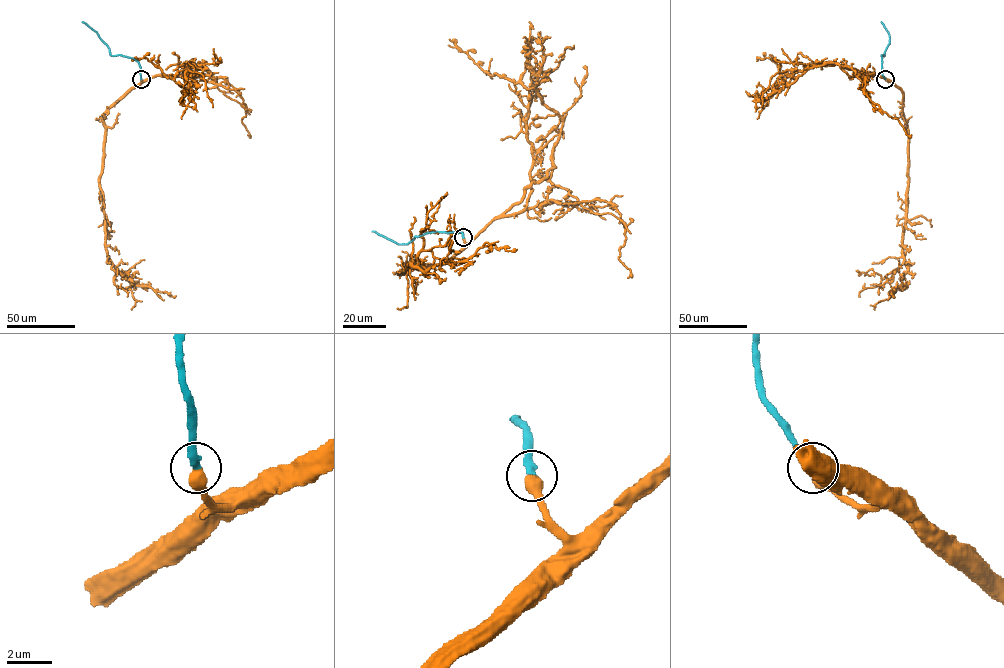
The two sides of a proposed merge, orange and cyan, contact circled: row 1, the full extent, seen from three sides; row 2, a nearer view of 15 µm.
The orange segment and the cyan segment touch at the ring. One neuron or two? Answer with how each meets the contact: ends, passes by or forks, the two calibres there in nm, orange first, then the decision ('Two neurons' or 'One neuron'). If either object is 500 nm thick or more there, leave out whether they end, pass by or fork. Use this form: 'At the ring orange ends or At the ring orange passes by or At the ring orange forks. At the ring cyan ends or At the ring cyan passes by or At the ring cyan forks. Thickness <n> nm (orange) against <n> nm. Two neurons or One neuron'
Thickness 550 nm (orange) against 320 nm. One neuron

